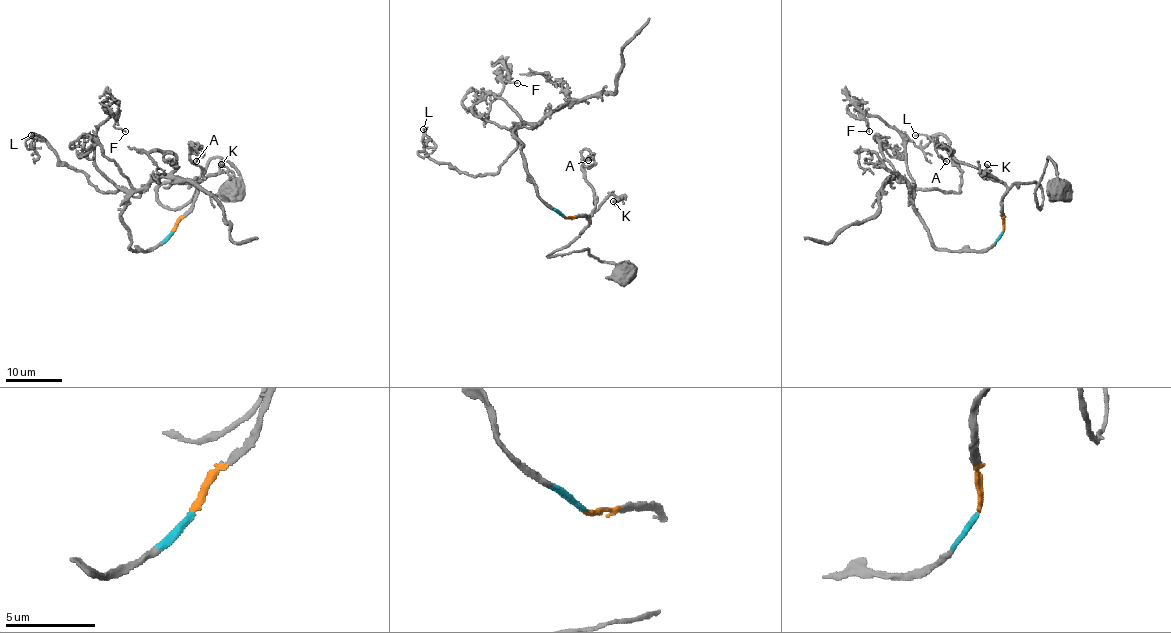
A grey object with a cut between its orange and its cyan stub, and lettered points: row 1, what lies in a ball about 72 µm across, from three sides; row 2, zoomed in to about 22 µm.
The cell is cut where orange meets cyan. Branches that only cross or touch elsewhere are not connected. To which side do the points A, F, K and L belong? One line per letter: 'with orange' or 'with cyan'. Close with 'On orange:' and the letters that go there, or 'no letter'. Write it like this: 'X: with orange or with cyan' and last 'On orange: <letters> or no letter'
A: with orange
F: with cyan
K: with orange
L: with cyan
On orange: A, K

